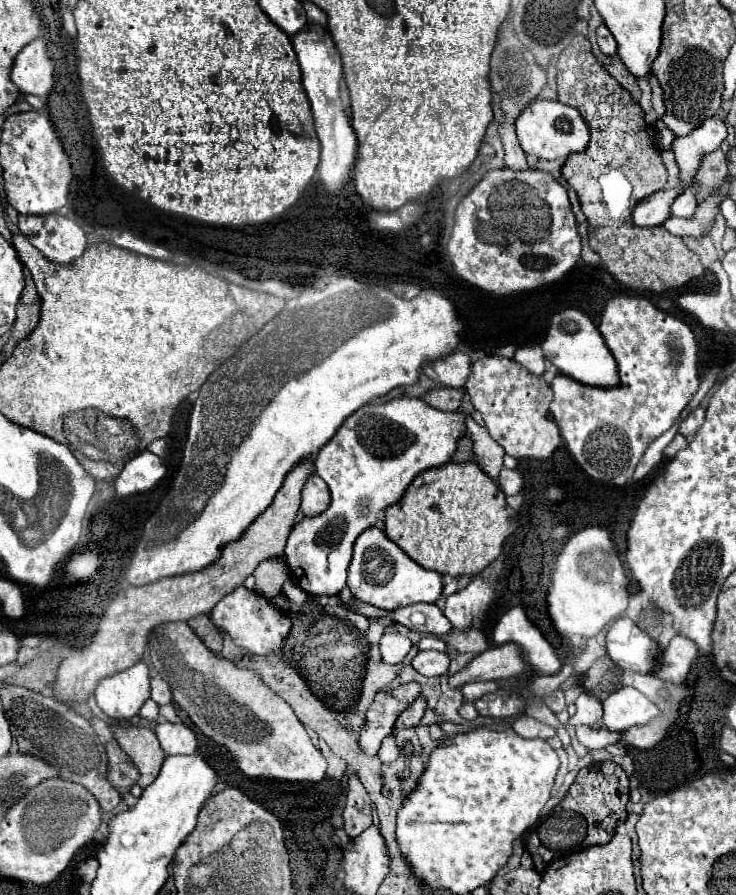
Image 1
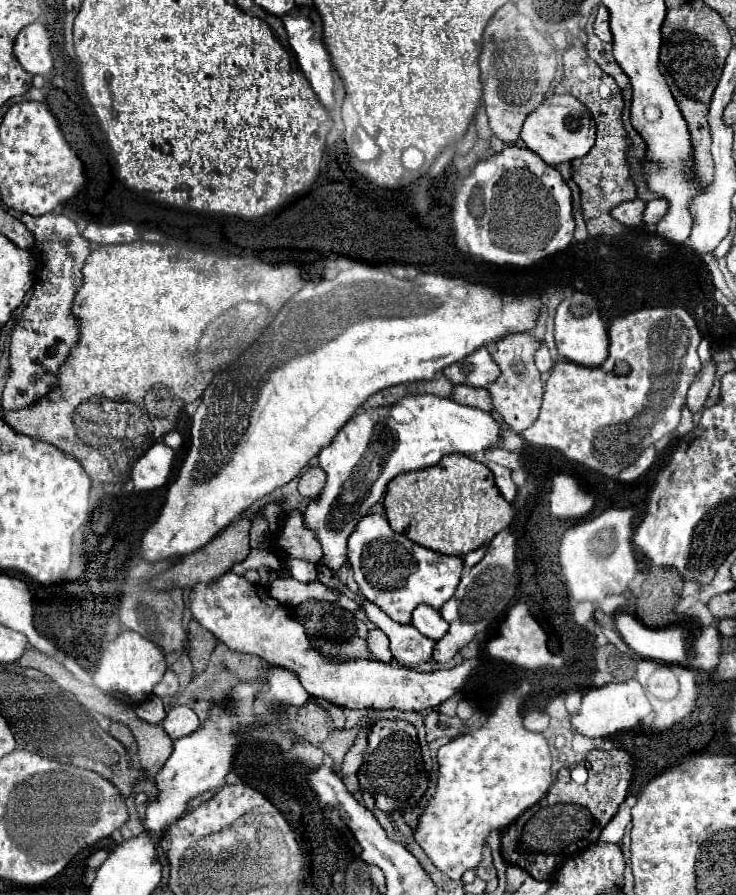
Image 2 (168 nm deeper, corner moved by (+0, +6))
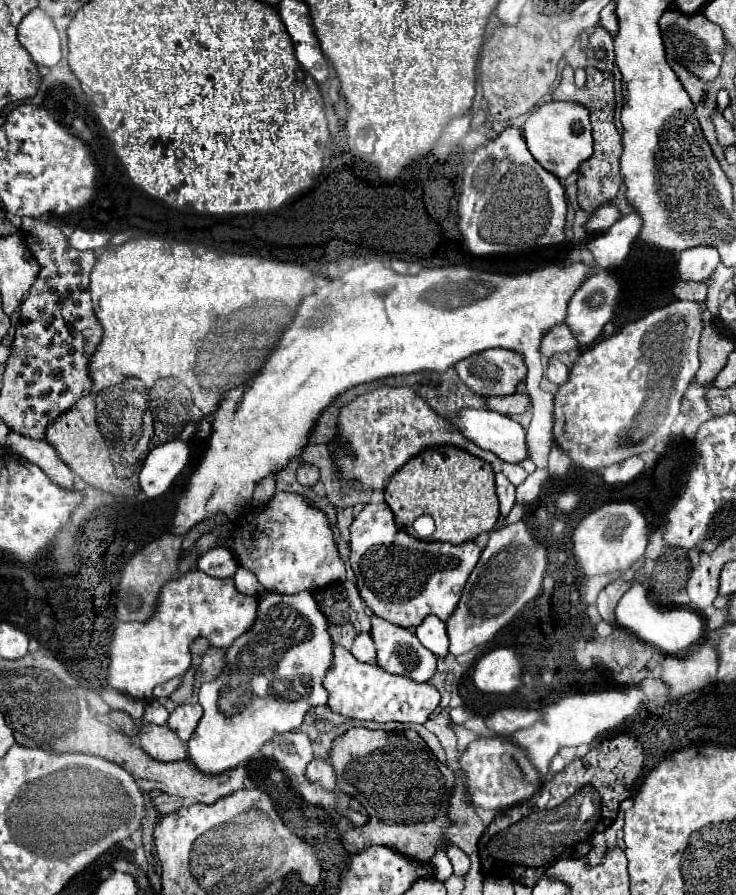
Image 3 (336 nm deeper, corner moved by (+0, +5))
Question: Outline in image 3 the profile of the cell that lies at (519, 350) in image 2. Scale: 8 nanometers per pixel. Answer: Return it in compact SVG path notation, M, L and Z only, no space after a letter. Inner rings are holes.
M566 324L554 326L554 330L550 330L540 342L540 354L544 354L544 356L554 356L556 352L570 352L576 348L578 348L578 344Z

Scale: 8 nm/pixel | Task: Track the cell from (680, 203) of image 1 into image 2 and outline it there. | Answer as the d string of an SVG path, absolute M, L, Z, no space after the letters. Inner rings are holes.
M654 199L654 201L646 203L646 209L644 209L644 213L642 213L642 221L648 223L648 225L656 225L664 211L666 211L666 201Z

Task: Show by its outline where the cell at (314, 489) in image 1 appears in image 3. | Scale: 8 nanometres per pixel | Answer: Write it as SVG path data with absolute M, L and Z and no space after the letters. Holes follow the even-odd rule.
M302 464L302 466L298 468L298 472L296 472L296 478L298 478L298 482L300 482L302 486L312 488L312 486L320 480L320 470L318 470L316 466L312 466L312 464Z

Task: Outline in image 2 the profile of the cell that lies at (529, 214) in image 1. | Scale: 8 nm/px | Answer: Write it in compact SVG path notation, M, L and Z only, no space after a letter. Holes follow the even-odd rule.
M508 145L500 153L478 161L472 173L464 179L462 187L458 189L454 205L454 229L458 249L494 265L508 263L516 267L528 267L542 261L544 257L566 249L572 241L574 217L570 187L554 167L546 165L538 155L534 155L526 147Z

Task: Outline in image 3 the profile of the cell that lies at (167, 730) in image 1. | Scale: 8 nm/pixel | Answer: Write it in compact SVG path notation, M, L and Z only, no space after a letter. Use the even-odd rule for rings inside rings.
M180 704L174 708L174 712L170 714L166 726L170 730L176 732L176 736L182 742L188 742L188 738L192 736L192 732L198 726L198 720L202 718L202 706L200 704Z

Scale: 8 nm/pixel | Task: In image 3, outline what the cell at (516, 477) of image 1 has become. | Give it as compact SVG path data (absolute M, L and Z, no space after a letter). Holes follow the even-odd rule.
M496 472L496 494L500 498L500 514L502 514L500 522L502 522L502 518L516 504L516 486L502 472Z

